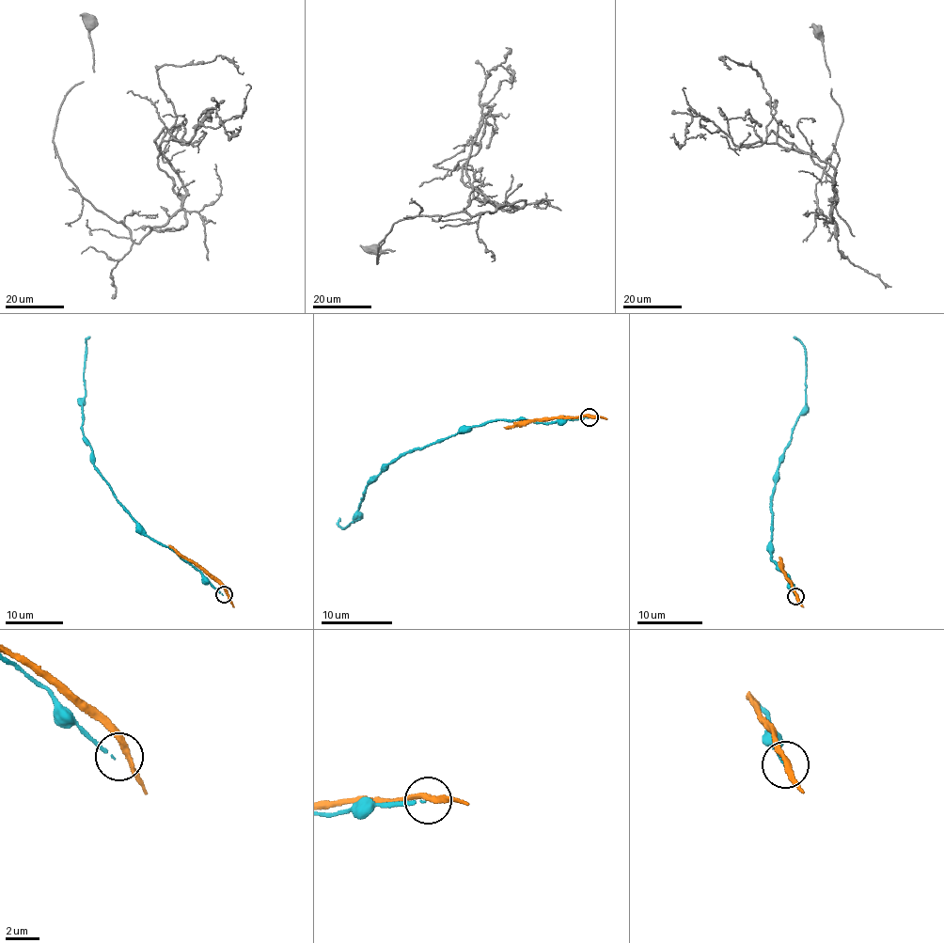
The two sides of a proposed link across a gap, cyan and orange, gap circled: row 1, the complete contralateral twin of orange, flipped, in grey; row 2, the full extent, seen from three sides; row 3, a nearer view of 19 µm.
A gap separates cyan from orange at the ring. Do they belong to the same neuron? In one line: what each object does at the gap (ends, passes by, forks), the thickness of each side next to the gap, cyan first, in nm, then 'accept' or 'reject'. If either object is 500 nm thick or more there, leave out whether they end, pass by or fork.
cyan ends there; orange passes by; 120 nm thick on the cyan side, 300 nm on the other; reject

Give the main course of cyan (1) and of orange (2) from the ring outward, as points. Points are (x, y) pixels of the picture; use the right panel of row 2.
1: (796, 598), (788, 576), (778, 571), (770, 556), (770, 501), (777, 467), (807, 402), (805, 347), (793, 337)
2: (795, 594), (778, 567), (779, 557)

